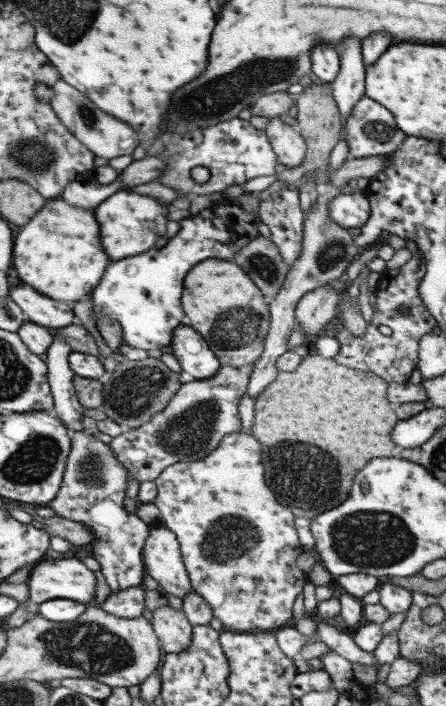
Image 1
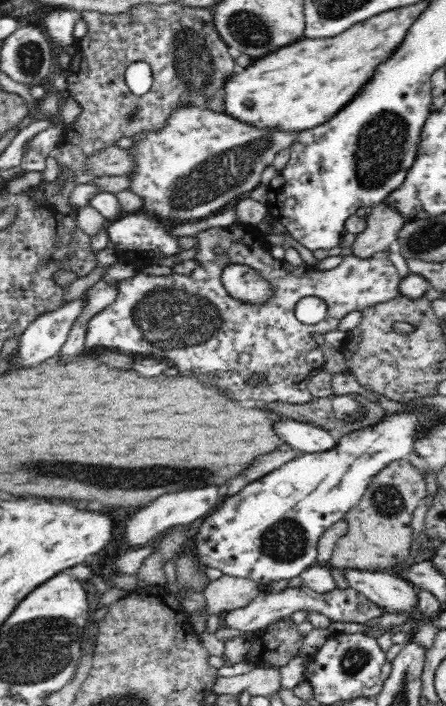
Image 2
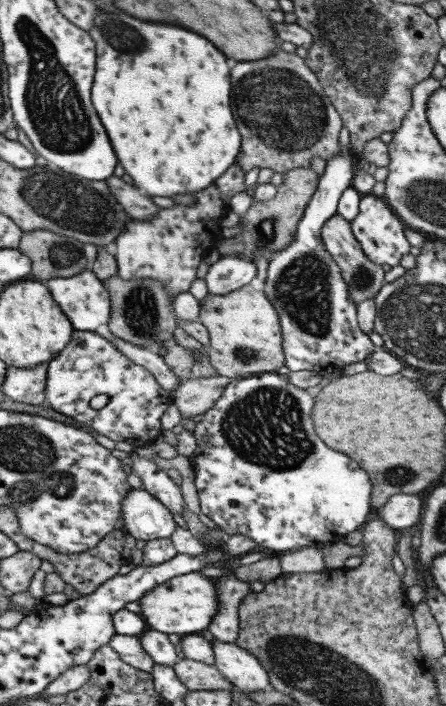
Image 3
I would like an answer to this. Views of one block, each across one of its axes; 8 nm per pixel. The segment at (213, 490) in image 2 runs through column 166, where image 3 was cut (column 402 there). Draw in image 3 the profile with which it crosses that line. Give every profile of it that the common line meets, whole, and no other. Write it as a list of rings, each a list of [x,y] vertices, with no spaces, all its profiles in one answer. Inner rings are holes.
[[[395,494],[378,509],[377,517],[398,534],[418,523],[422,507],[417,496]]]

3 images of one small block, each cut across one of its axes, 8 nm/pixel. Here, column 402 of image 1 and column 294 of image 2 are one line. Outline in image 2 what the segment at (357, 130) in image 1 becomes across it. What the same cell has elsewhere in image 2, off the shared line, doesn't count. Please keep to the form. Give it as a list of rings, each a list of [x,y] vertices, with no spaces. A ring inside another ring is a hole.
[[[196,105],[177,107],[164,126],[144,130],[132,136],[133,145],[128,148],[134,157],[134,168],[124,174],[129,179],[126,189],[140,197],[141,208],[146,215],[171,224],[204,219],[232,205],[261,184],[264,168],[270,166],[282,149],[288,149],[296,140],[296,133],[282,129],[258,129],[232,116]]]

